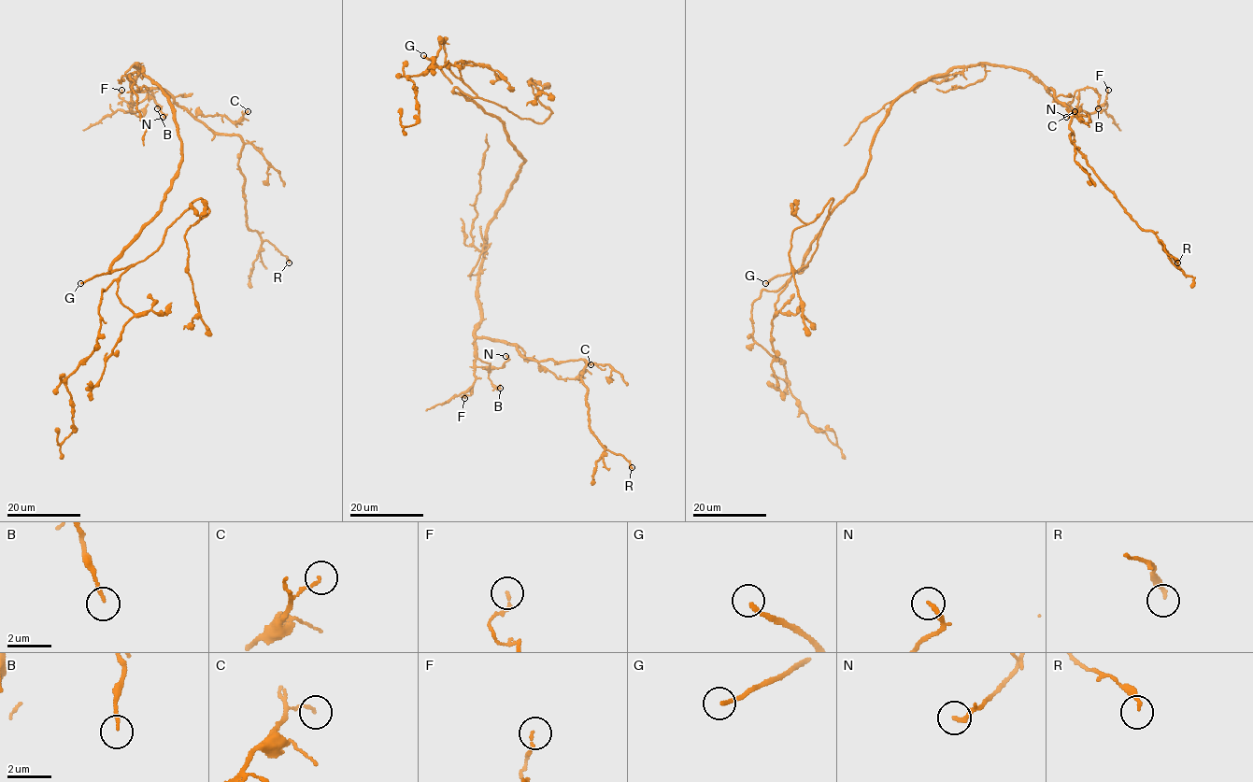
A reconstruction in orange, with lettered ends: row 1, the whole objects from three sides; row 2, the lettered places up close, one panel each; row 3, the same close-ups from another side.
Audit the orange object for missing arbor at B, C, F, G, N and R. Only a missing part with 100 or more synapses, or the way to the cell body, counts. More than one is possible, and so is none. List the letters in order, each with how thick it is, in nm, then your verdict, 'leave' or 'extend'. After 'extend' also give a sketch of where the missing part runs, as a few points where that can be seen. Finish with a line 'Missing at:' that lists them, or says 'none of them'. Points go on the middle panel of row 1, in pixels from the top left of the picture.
B: 130 nm | leave
C: 110 nm | leave
F: 110 nm | leave
G: 180 nm | extend
N: 190 nm | leave
R: 200 nm | leave
Missing at: G

